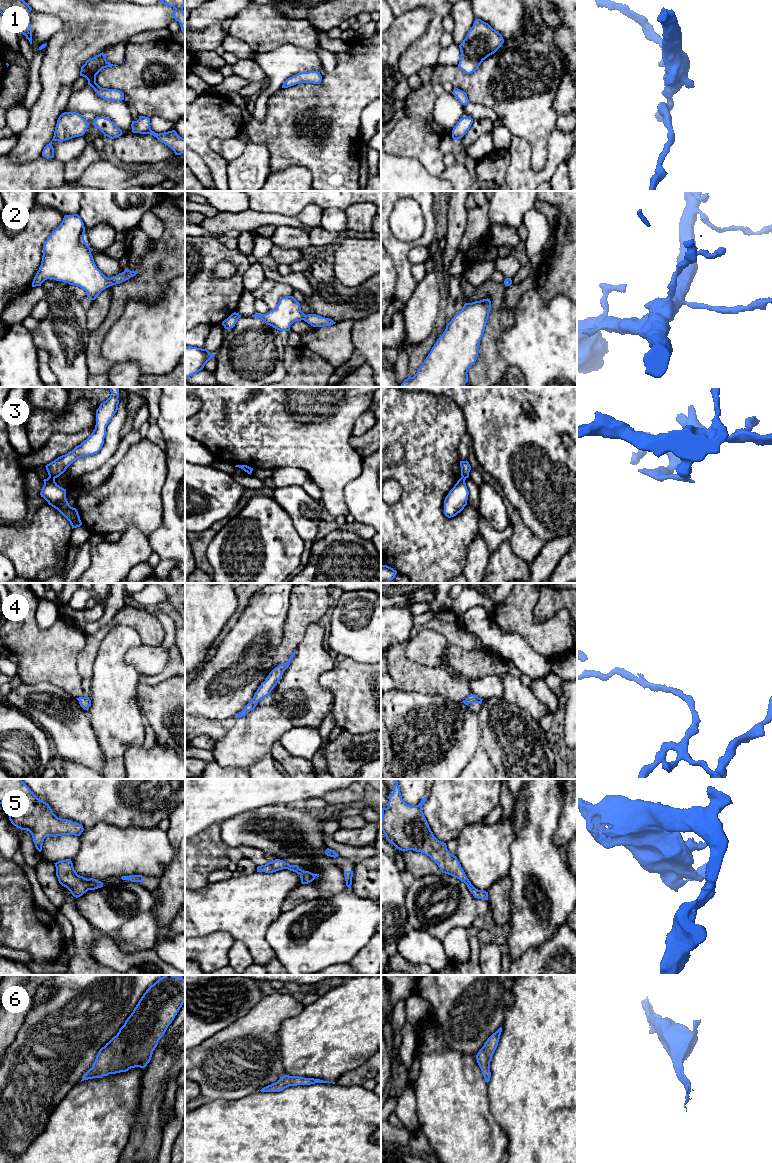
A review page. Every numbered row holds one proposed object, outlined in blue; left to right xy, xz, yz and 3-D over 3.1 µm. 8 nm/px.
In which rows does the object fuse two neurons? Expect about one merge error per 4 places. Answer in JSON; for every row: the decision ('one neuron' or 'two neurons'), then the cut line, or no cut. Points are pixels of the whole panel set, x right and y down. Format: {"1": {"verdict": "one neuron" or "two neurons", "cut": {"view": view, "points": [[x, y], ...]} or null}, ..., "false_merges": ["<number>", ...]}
{"1": {"verdict": "one neuron", "cut": null}, "2": {"verdict": "one neuron", "cut": null}, "3": {"verdict": "two neurons", "cut": {"view": "xy", "points": [[49, 475], [54, 478]]}}, "4": {"verdict": "one neuron", "cut": null}, "5": {"verdict": "one neuron", "cut": null}, "6": {"verdict": "one neuron", "cut": null}, "false_merges": ["3"]}

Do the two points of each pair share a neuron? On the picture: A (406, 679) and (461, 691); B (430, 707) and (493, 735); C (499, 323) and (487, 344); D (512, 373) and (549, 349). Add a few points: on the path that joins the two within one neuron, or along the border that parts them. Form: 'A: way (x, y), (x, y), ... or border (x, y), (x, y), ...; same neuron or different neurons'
A: way (420, 679), (434, 680), (447, 686); same neuron
B: border (476, 713), (479, 719), (481, 744); different neurons
C: way (494, 328), (490, 339); same neuron
D: border (509, 364), (517, 367), (525, 376); different neurons

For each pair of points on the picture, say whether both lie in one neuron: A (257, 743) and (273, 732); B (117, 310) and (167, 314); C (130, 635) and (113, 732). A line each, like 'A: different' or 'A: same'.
A: same
B: different
C: same

